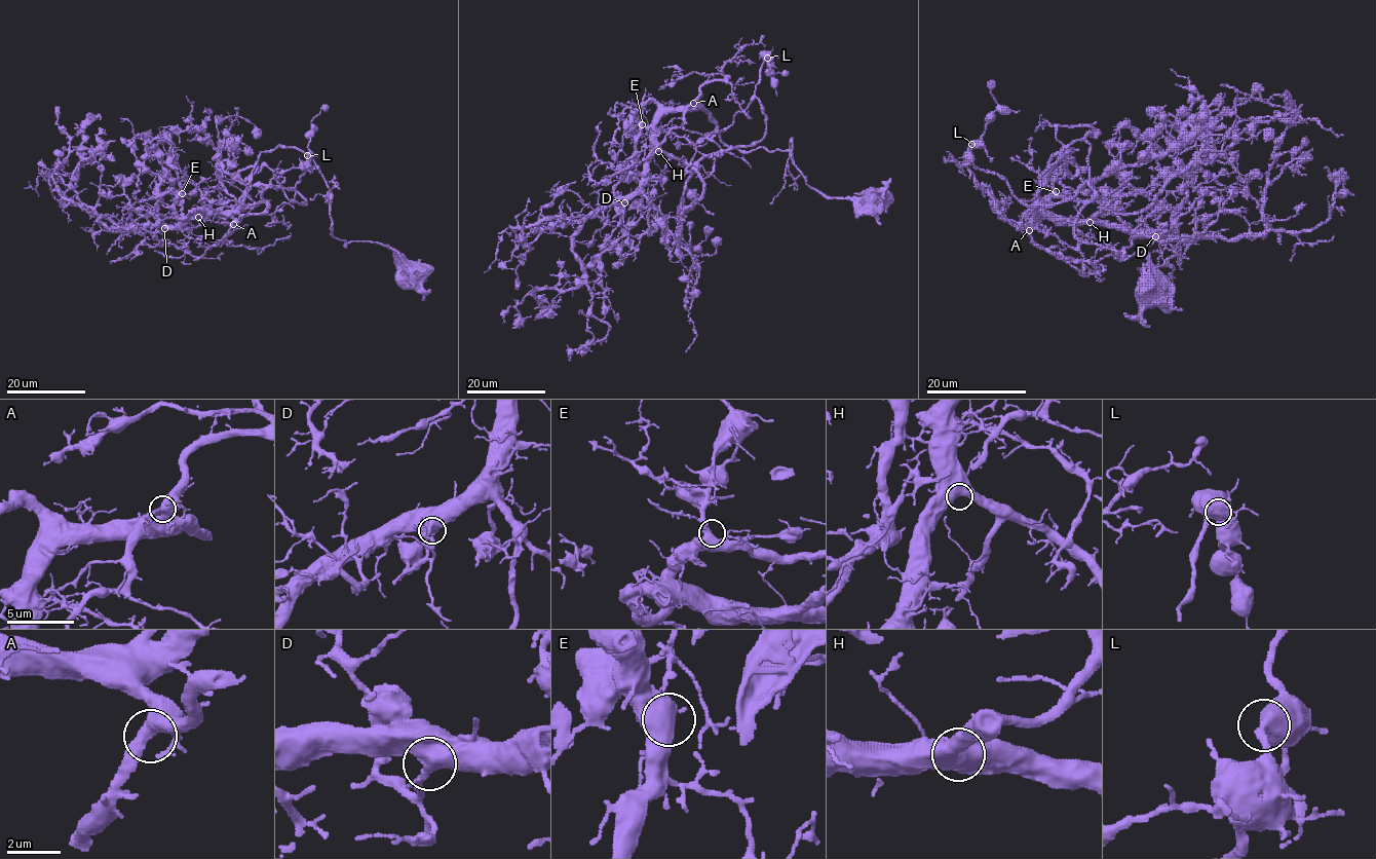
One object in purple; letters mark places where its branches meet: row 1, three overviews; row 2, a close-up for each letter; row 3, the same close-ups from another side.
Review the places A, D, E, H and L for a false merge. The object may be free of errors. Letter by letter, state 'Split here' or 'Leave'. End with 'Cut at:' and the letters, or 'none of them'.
A: Leave
D: Leave
E: Leave
H: Leave
L: Leave
Cut at: none of them

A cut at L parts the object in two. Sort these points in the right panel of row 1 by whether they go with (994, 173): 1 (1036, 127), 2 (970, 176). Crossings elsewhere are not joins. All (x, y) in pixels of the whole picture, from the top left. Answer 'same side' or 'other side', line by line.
1: same side
2: same side

